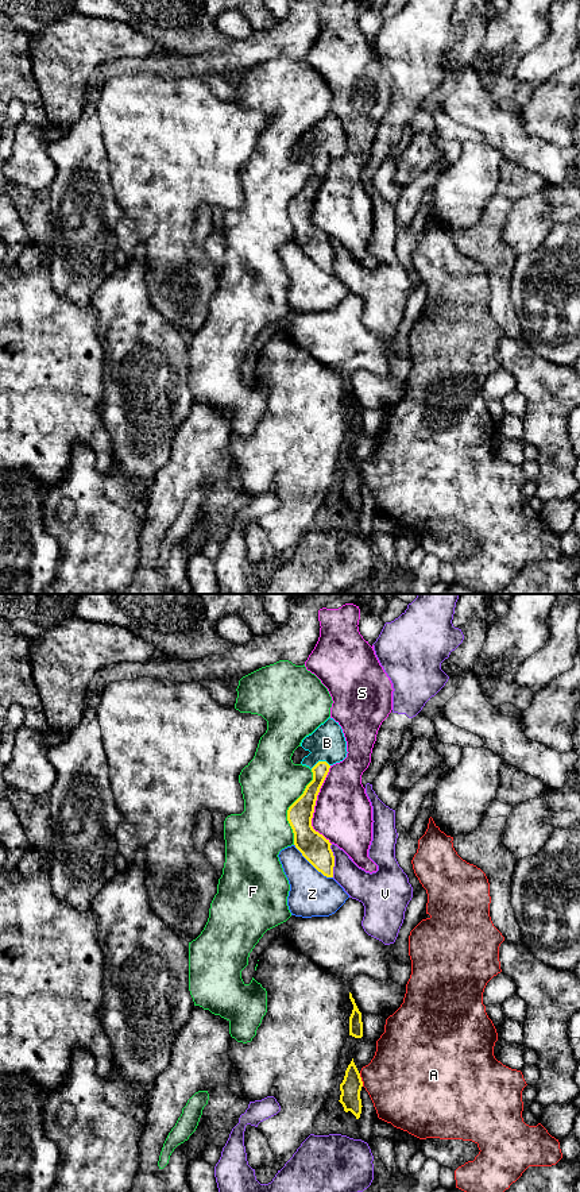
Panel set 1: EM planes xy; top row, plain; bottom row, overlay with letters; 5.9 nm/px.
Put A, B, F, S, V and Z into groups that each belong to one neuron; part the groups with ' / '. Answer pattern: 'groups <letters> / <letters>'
groups A / B / F / S / V / Z

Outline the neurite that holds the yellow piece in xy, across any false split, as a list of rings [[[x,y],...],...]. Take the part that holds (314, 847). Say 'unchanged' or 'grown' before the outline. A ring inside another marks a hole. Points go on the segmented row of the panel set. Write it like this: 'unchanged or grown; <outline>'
grown; [[[328,718],[312,734],[306,736],[301,747],[310,753],[301,761],[313,772],[313,780],[303,794],[289,807],[287,821],[294,833],[294,845],[302,856],[324,876],[333,877],[335,856],[330,842],[312,826],[312,818],[320,788],[329,768],[347,757],[347,741],[341,726]]]

